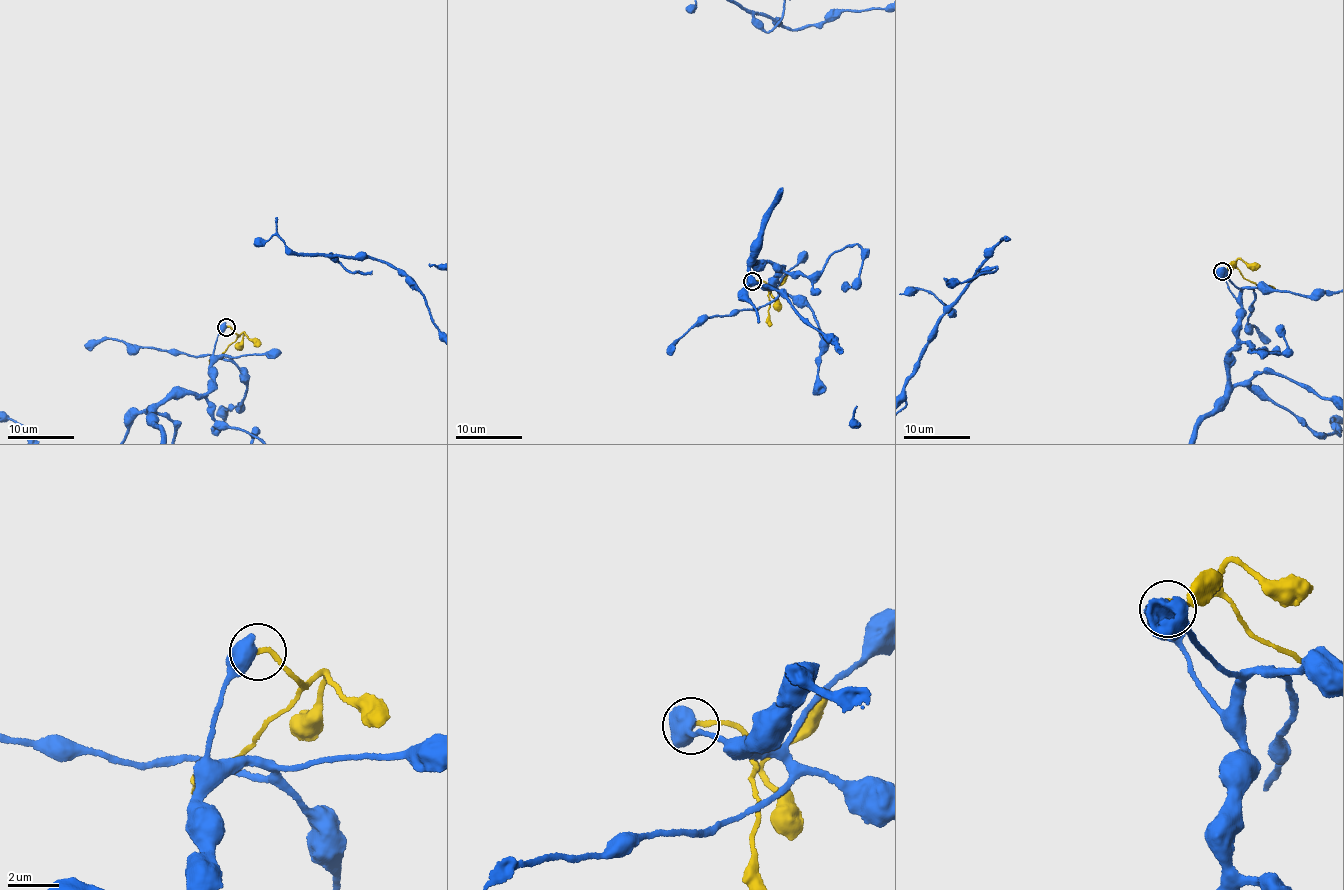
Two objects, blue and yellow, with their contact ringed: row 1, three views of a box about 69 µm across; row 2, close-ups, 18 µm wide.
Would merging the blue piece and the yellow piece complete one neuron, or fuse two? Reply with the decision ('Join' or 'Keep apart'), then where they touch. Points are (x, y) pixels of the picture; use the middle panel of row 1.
Keep apart. Place: (752, 281)

